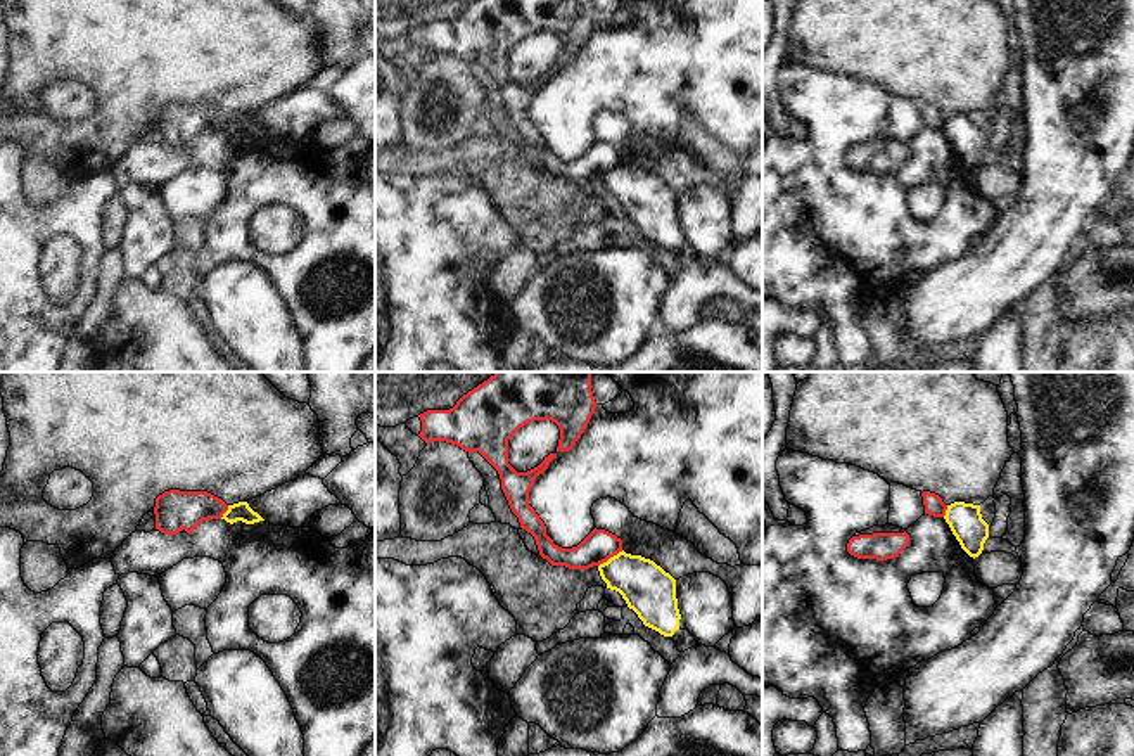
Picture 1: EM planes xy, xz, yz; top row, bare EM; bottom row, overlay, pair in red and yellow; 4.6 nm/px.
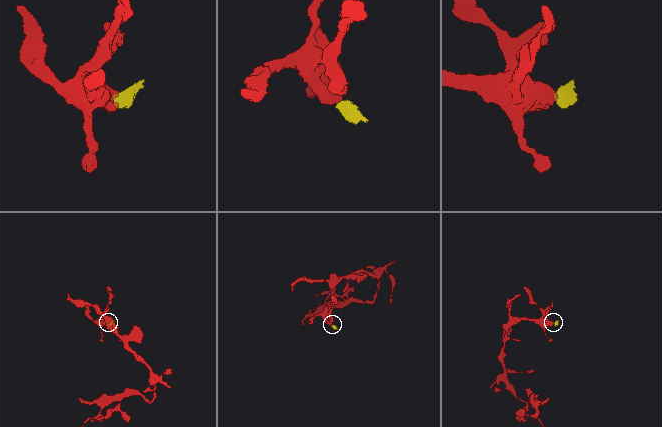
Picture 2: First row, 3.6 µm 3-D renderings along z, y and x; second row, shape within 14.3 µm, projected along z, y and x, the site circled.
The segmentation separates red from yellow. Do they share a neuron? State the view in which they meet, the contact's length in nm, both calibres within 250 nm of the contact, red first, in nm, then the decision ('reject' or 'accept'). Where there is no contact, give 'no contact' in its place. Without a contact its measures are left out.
xz | 140 nm | 150/240 nm | reject

